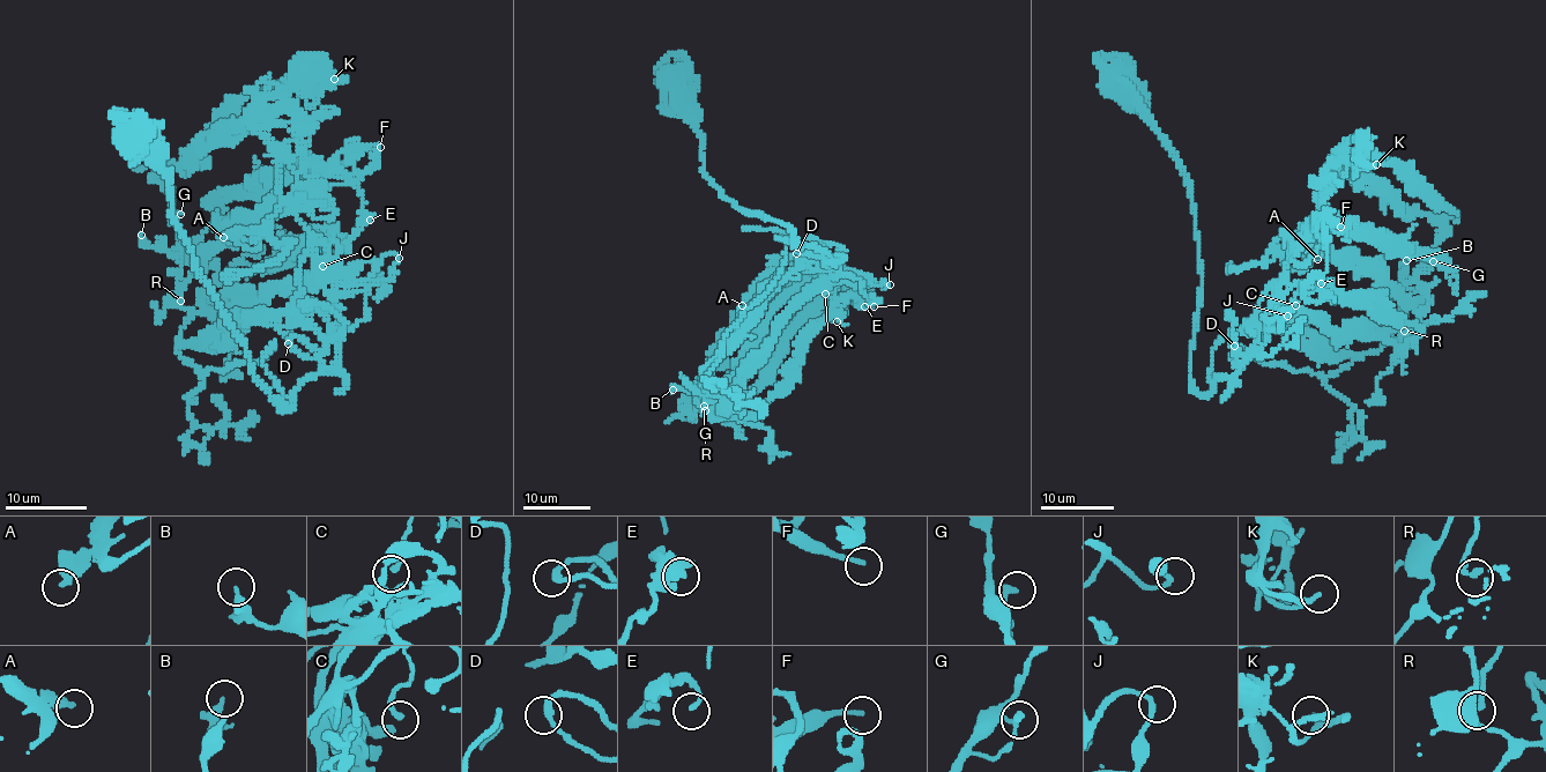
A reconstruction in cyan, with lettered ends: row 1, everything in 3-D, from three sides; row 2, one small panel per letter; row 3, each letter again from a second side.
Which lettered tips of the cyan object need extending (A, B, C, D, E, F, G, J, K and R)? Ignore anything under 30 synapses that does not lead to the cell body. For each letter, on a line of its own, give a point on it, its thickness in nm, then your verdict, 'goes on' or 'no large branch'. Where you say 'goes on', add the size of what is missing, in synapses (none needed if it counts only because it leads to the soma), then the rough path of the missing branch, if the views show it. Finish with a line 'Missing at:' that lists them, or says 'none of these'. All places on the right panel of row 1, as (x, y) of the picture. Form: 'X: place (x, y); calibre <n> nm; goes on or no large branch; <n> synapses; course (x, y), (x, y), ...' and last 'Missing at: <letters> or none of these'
A: place (1317, 259); calibre 320 nm; goes on; 110 synapses; course (1317, 259), (1345, 271), (1351, 289), (1360, 296)
B: place (1406, 260); calibre 200 nm; no large branch
C: place (1295, 305); calibre 200 nm; no large branch
D: place (1234, 346); calibre 200 nm; no large branch
E: place (1321, 283); calibre 180 nm; no large branch
F: place (1340, 227); calibre 160 nm; no large branch
G: place (1433, 261); calibre 170 nm; no large branch
J: place (1287, 316); calibre 170 nm; no large branch
K: place (1376, 164); calibre 180 nm; no large branch
R: place (1404, 331); calibre 260 nm; no large branch
Missing at: A

